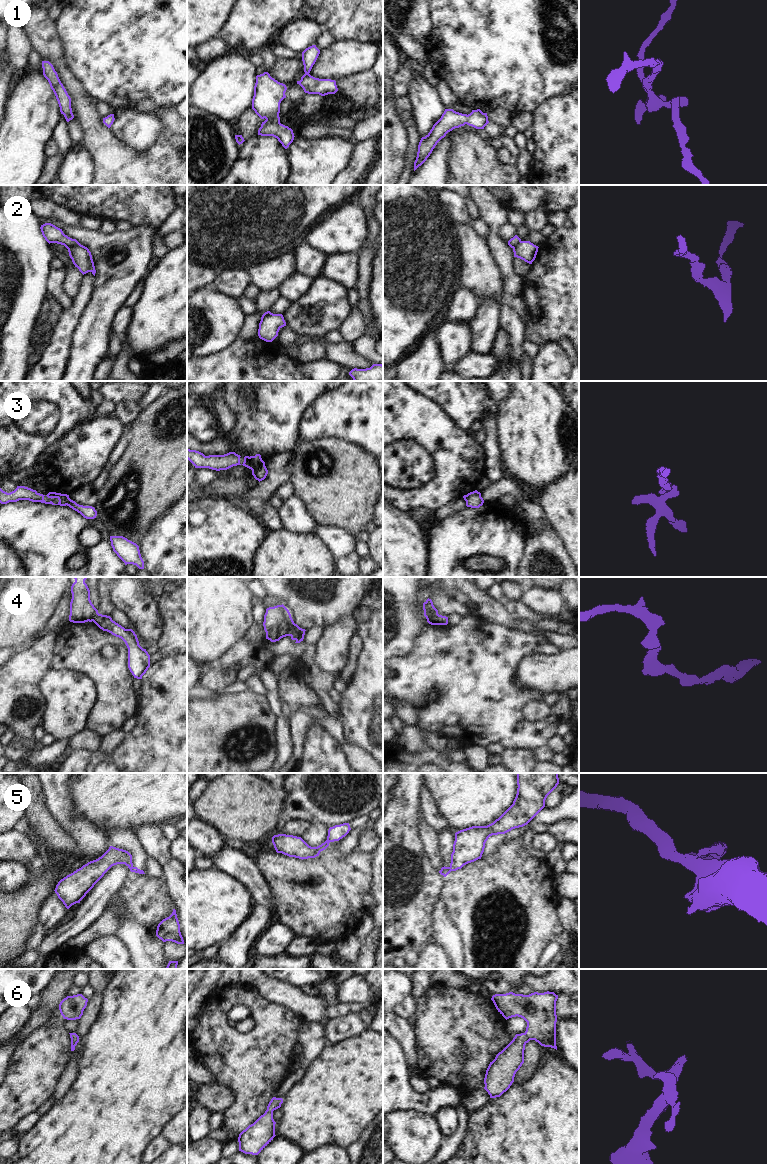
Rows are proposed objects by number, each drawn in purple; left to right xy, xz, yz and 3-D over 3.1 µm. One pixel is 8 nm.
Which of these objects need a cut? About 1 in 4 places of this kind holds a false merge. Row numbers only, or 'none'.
2, 3, 4, 5.

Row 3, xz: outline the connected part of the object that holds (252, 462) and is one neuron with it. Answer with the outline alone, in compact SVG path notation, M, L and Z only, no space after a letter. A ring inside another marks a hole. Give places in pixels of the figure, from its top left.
M256 454L255 456L245 456L243 466L251 469L252 471L262 465L264 465L265 462L262 460L260 454Z

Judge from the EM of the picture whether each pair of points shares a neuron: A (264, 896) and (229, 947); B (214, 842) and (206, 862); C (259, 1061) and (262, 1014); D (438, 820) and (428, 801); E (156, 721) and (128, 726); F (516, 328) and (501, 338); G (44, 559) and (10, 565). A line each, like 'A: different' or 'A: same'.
A: different
B: different
C: same
D: same
E: different
F: different
G: different

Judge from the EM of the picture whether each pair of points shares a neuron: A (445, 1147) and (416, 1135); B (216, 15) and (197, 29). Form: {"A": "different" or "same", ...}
{"A": "different", "B": "same"}

